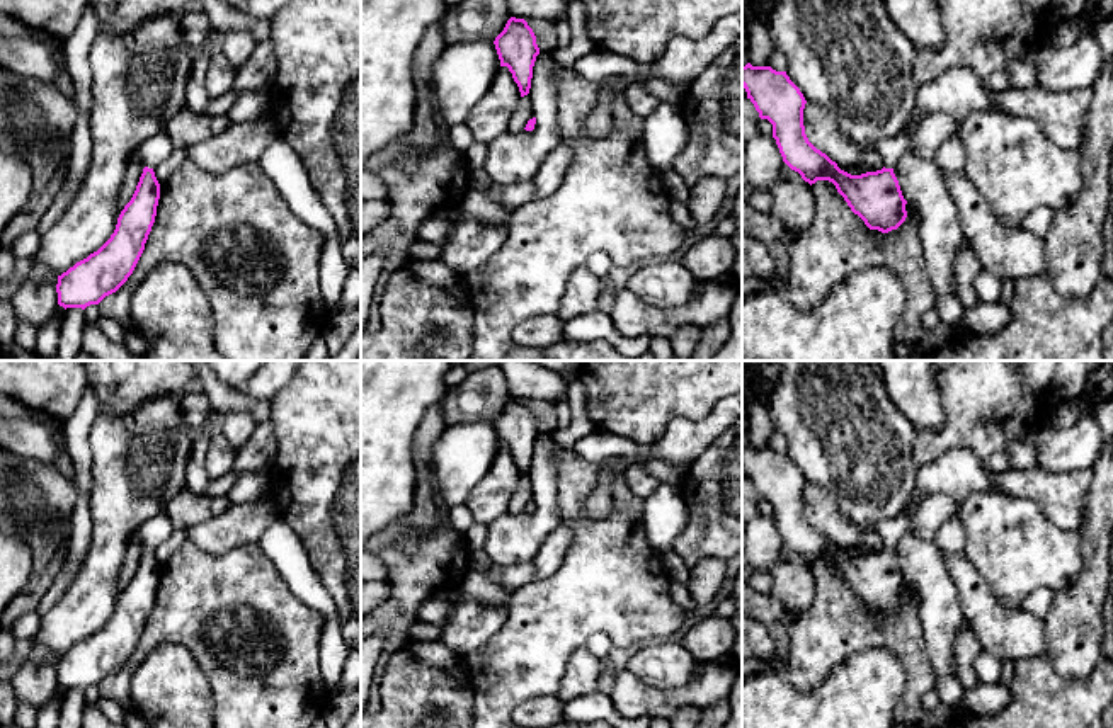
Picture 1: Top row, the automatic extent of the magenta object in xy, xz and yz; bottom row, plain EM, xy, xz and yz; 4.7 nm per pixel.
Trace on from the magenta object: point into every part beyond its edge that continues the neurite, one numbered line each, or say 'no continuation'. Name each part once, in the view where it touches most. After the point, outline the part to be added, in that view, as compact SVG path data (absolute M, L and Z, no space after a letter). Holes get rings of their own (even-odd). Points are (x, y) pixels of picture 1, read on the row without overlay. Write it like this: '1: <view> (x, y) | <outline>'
1: yz (890, 531) | M905 505L895 517L885 519L873 526L873 531L882 537L885 549L893 549L900 537L910 529L910 520L919 505Z

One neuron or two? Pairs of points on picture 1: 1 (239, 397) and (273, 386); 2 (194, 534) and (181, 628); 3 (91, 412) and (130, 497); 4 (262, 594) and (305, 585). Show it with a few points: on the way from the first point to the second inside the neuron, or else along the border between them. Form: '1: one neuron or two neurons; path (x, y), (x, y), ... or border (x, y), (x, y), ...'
1: two neurons; border (240, 390), (268, 402)
2: two neurons; border (186, 538), (215, 555), (232, 550)
3: two neurons; border (99, 412), (89, 434), (91, 460)
4: two neurons; border (266, 555), (286, 585), (320, 613)

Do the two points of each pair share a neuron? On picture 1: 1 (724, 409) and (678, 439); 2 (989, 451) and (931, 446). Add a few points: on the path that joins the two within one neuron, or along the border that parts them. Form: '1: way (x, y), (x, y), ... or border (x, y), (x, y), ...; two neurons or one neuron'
1: way (715, 420), (702, 434), (690, 439); one neuron
2: way (976, 439), (945, 439); one neuron

